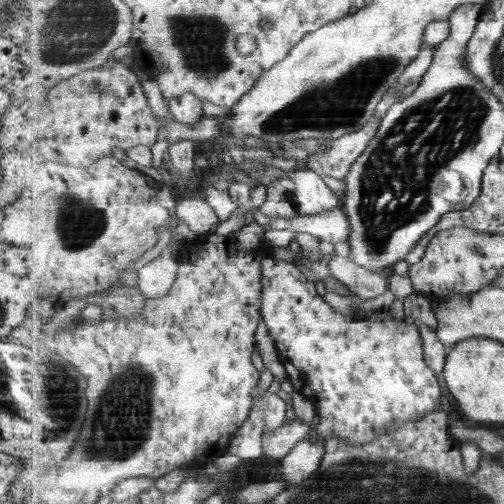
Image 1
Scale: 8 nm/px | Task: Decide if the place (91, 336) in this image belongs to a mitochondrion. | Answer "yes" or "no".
no

